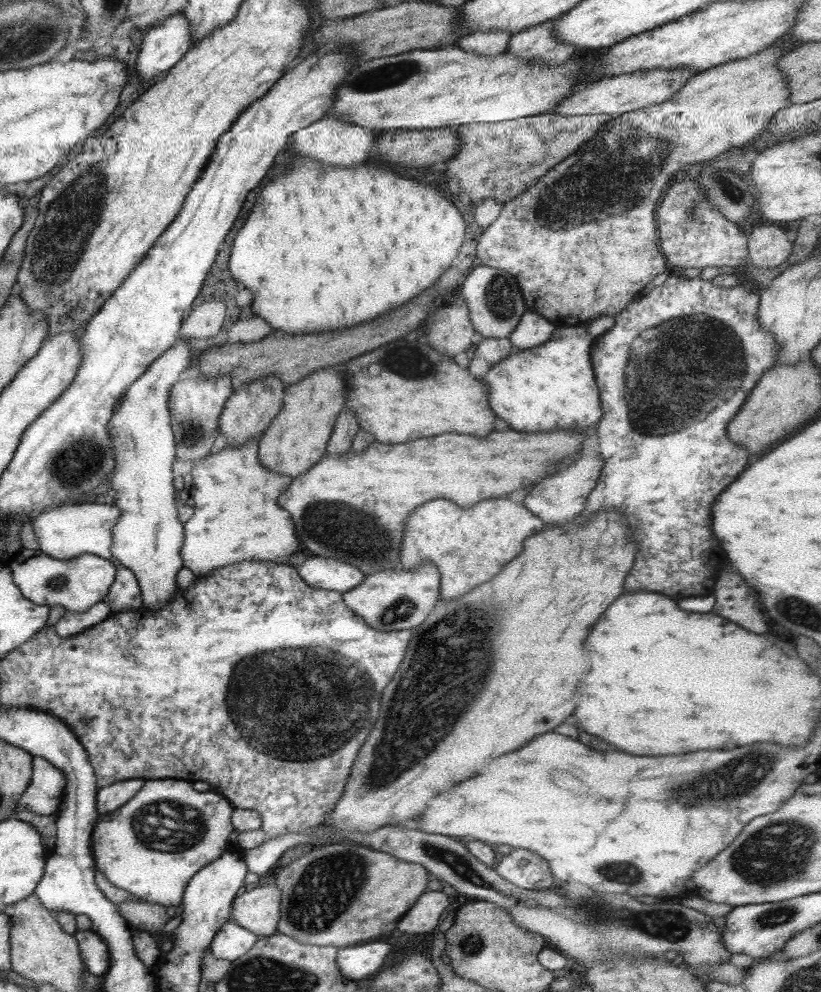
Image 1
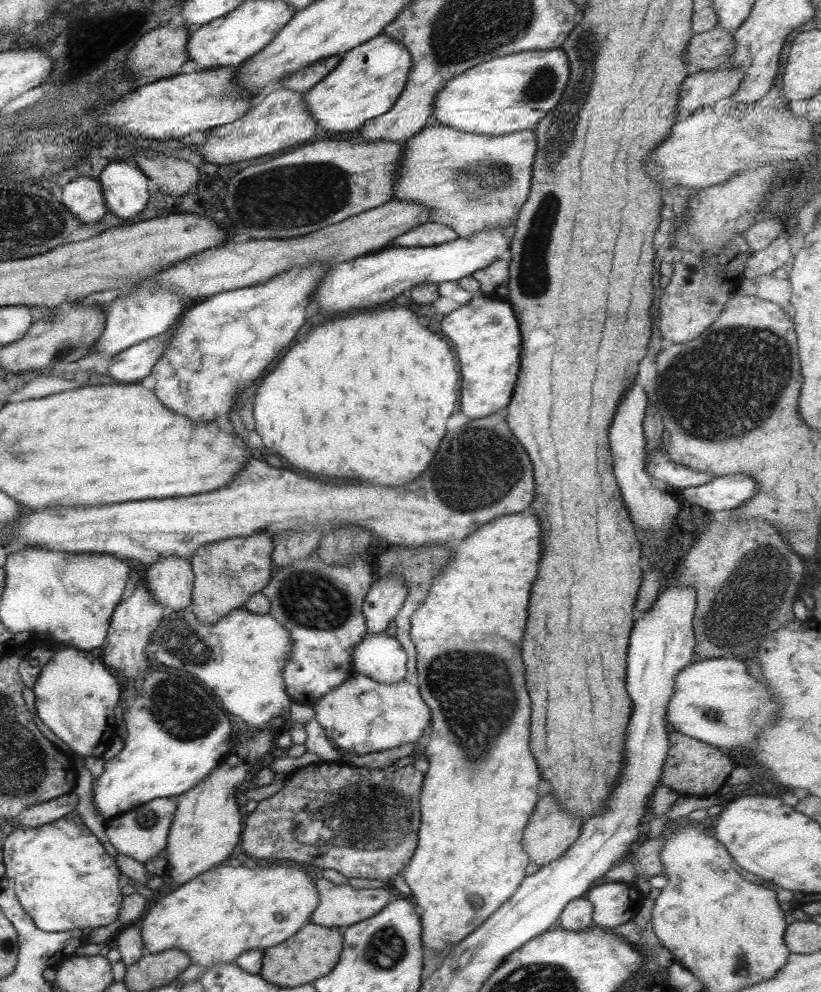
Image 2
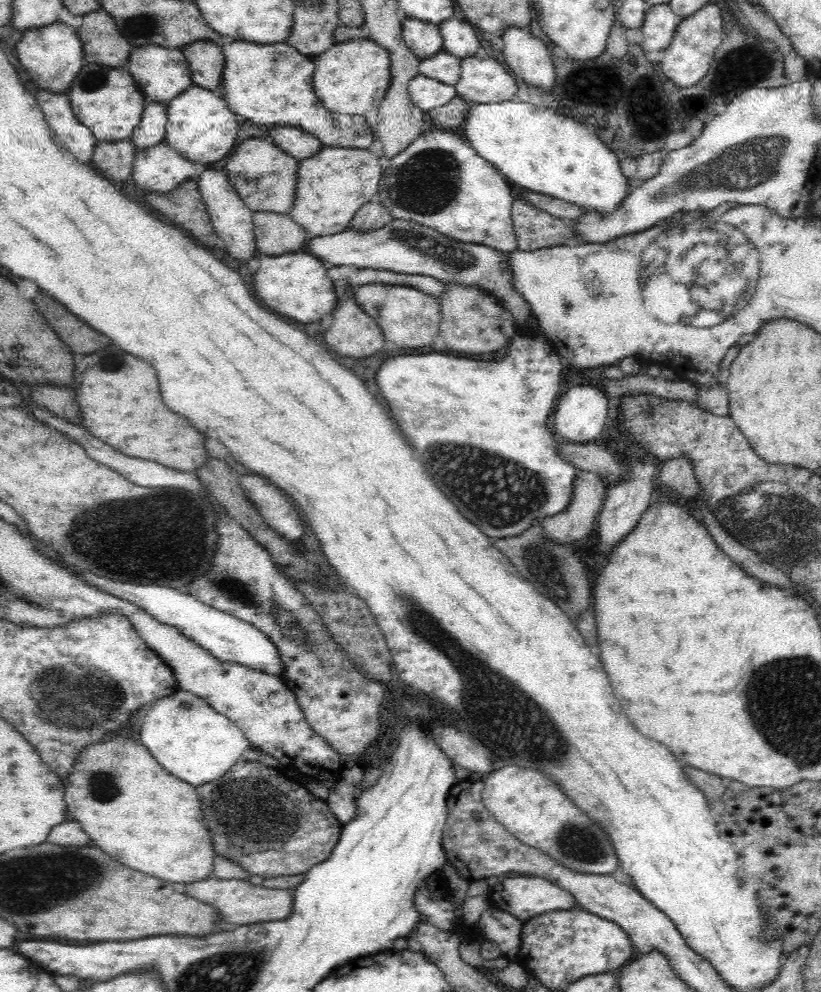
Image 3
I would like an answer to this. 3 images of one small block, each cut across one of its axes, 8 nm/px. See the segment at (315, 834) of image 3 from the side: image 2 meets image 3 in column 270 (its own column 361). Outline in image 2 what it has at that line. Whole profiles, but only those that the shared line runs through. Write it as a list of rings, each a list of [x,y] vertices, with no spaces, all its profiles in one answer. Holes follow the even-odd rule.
[[[322,762],[301,766],[301,768],[295,769],[286,776],[283,787],[278,792],[257,802],[257,807],[253,812],[245,812],[245,820],[242,820],[243,830],[241,830],[239,846],[247,856],[259,858],[259,860],[265,860],[265,862],[285,862],[285,860],[291,860],[291,863],[299,862],[299,864],[311,864],[315,868],[337,870],[341,876],[345,876],[347,879],[367,878],[368,880],[379,880],[381,882],[392,880],[393,876],[400,873],[402,868],[410,861],[416,849],[420,825],[420,804],[418,798],[423,778],[425,778],[424,774],[417,772],[413,765],[397,769],[392,769],[391,766],[384,769],[358,768],[348,764]]]

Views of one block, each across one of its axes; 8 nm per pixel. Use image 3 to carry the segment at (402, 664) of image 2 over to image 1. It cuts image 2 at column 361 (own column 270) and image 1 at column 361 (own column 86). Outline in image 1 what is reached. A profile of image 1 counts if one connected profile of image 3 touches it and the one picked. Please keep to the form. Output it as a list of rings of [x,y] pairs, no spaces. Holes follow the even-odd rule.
[[[327,558],[305,560],[299,568],[299,576],[307,586],[338,593],[349,592],[353,587],[359,586],[365,577],[357,568]]]

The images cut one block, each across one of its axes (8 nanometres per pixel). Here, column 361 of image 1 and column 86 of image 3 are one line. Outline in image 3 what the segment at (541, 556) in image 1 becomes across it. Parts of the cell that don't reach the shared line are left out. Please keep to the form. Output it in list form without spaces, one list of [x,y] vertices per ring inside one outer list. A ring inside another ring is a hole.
[[[104,736],[100,742],[88,744],[78,752],[70,766],[70,774],[66,776],[64,800],[67,813],[78,821],[91,844],[96,844],[108,856],[120,856],[124,858],[118,860],[120,864],[166,882],[186,884],[212,876],[210,870],[216,855],[211,847],[211,836],[208,838],[202,822],[196,790],[192,784],[170,776],[143,744],[124,736]]]

